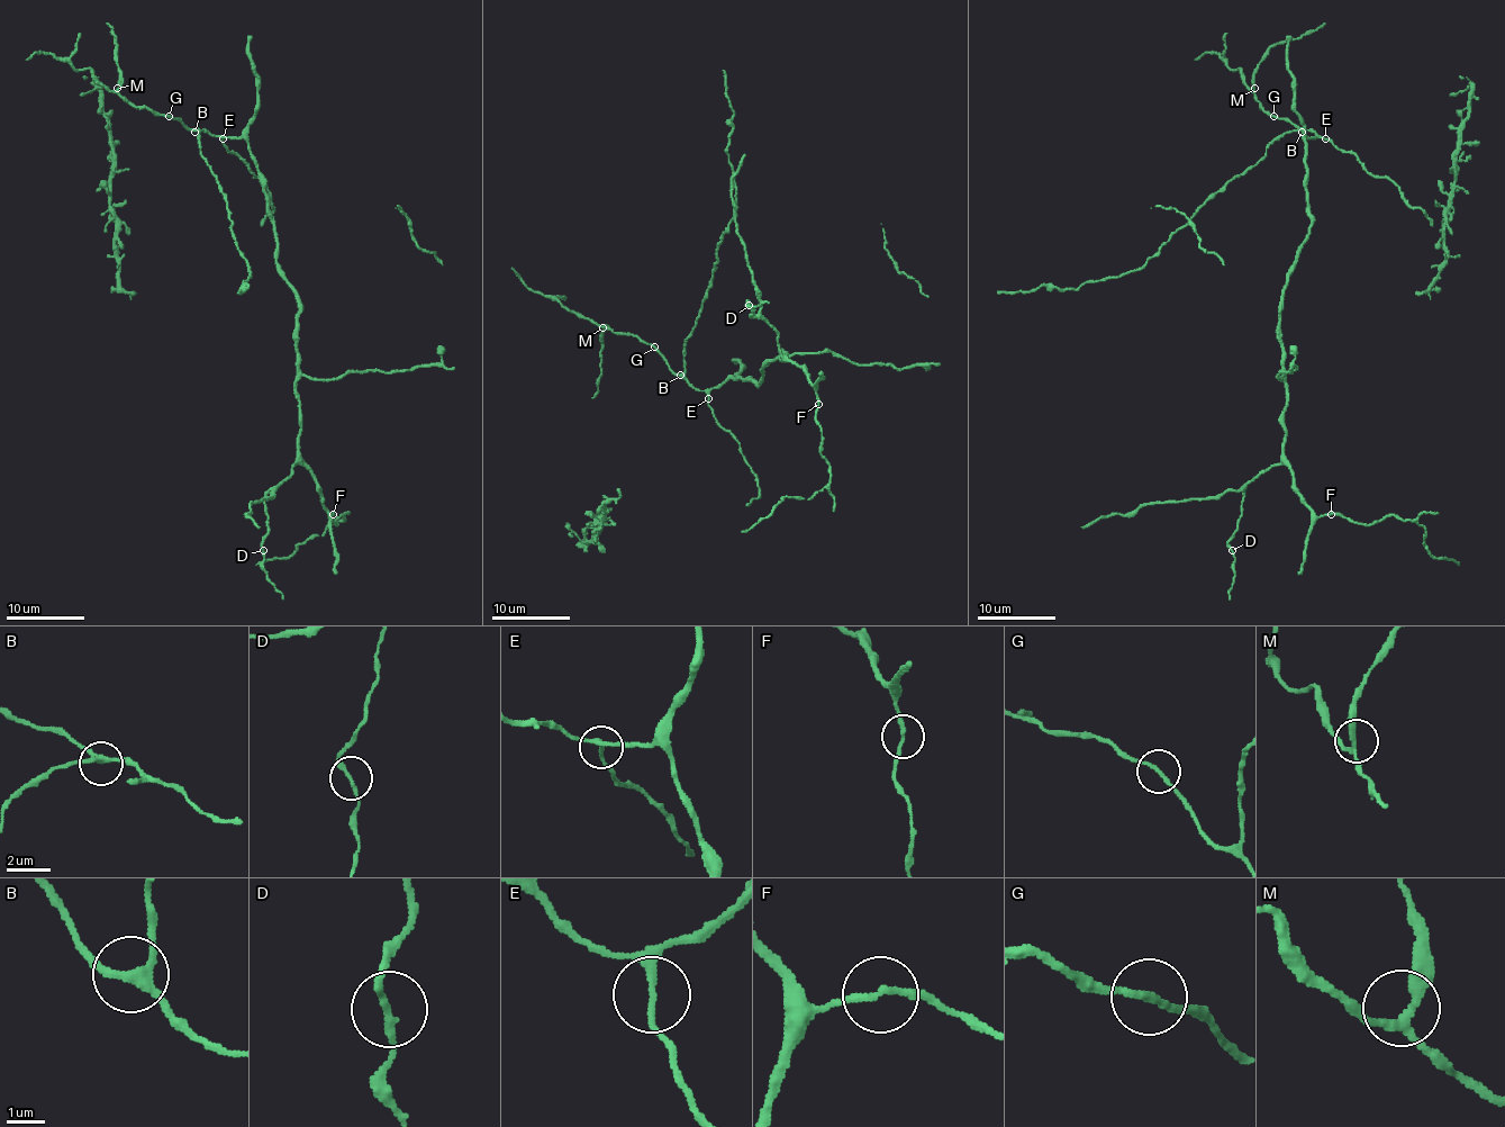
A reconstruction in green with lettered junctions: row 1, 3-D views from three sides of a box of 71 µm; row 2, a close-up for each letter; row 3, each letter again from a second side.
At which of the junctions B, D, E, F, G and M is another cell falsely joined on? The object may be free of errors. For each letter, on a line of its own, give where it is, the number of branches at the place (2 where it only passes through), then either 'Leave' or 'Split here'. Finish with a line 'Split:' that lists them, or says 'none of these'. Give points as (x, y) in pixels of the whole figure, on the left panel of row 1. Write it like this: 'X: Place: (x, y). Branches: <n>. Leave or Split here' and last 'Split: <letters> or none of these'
B: Place: (195, 132). Branches: 3. Leave
D: Place: (263, 550). Branches: 2. Leave
E: Place: (223, 138). Branches: 3. Leave
F: Place: (333, 514). Branches: 2. Leave
G: Place: (169, 116). Branches: 2. Leave
M: Place: (117, 88). Branches: 3. Leave
Split: none of these

